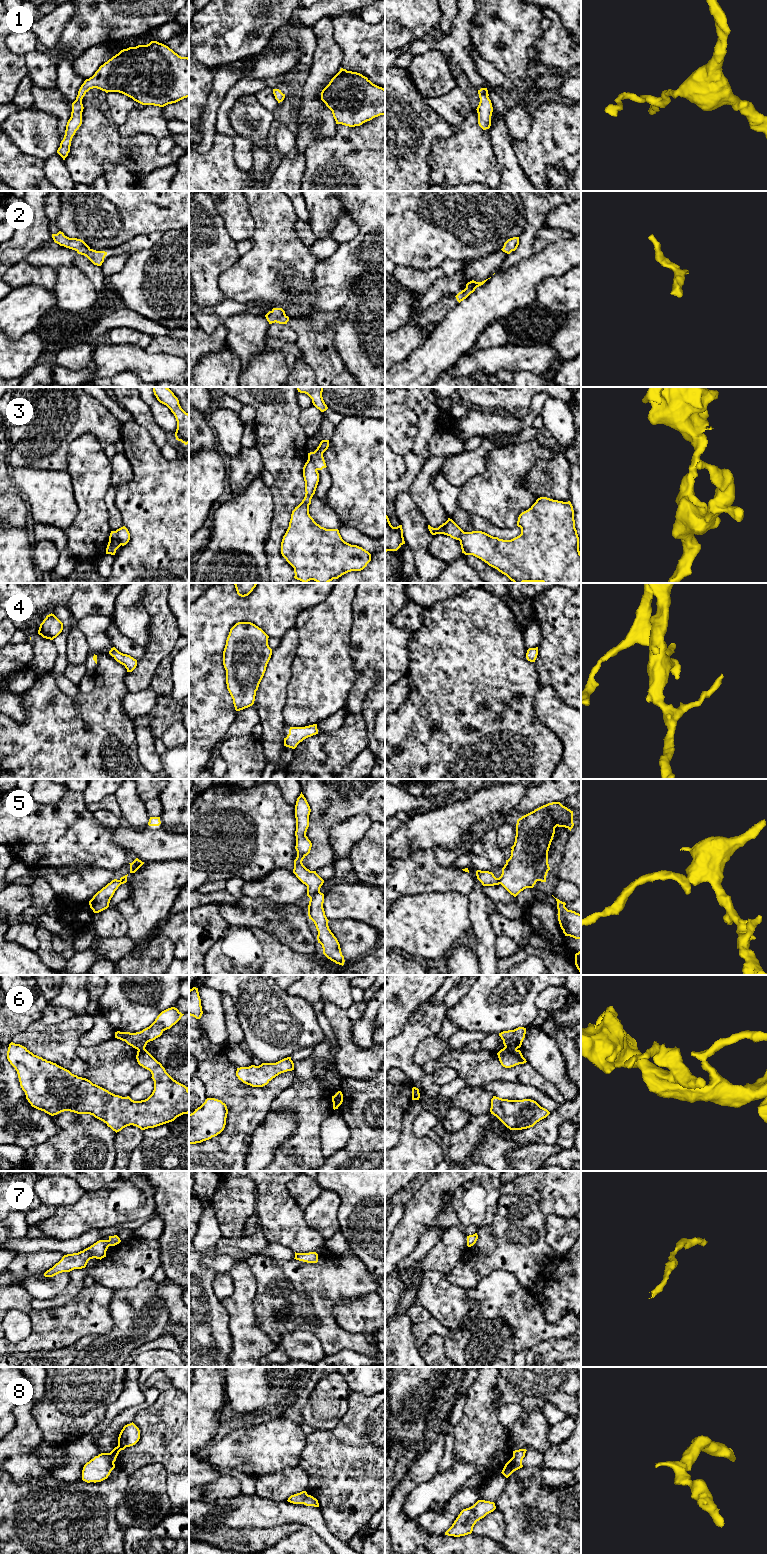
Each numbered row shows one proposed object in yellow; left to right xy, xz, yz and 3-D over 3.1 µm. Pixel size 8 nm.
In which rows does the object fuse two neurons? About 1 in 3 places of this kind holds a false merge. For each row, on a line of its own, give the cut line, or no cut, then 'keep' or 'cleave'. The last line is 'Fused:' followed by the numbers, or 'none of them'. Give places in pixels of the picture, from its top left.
1: no cut | keep
2: no cut | keep
3: xy (113, 531), (121, 544) | cleave
4: no cut | keep
5: xz (319, 891), (310, 898) | cleave
6: yz (505, 1046), (516, 1050) | cleave
7: no cut | keep
8: no cut | keep
Fused: 3, 5, 6

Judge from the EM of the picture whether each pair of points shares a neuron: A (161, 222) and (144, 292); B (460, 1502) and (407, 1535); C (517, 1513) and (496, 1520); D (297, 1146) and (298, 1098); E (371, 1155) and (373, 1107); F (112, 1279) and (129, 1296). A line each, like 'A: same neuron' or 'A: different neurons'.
A: different neurons
B: different neurons
C: different neurons
D: same neuron
E: same neuron
F: different neurons

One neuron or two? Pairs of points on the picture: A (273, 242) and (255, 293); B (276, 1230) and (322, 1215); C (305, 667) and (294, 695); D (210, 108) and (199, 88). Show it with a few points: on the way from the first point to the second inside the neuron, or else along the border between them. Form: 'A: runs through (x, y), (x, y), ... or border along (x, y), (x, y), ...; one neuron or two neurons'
A: runs through (273, 255), (273, 268), (261, 280); one neuron
B: border along (302, 1210), (305, 1221), (323, 1236); two neurons
C: runs through (305, 674), (305, 684), (301, 688); one neuron
D: border along (214, 77), (199, 120); two neurons

